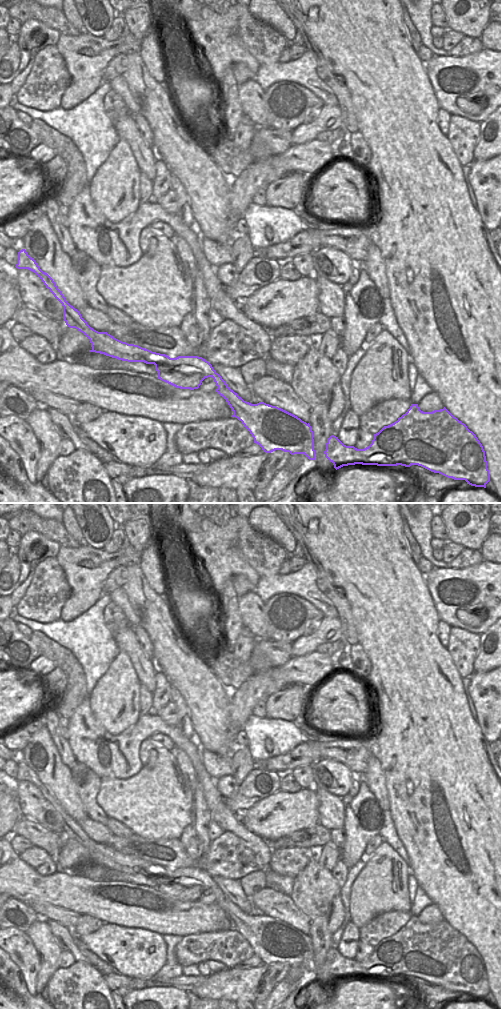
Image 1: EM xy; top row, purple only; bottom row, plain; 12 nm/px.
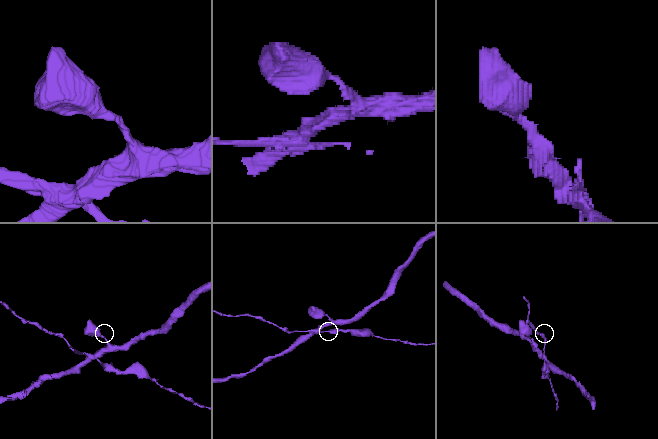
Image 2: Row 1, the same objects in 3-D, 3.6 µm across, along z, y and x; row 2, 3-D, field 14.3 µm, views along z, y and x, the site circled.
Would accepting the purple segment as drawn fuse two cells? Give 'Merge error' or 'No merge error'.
Merge error.

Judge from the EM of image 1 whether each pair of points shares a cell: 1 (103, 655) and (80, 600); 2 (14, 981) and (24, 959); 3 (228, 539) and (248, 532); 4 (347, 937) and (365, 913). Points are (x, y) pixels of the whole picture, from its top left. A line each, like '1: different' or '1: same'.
1: different
2: different
3: different
4: different

